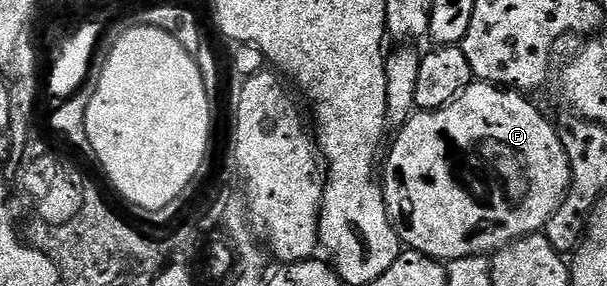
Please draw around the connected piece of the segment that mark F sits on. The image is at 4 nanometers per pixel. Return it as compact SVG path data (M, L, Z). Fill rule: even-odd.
M473 82L453 103L438 108L435 112L416 111L403 123L403 127L394 133L395 141L391 144L391 153L388 156L386 153L385 163L381 168L381 187L391 224L395 227L400 241L408 249L440 262L450 262L470 256L490 257L507 244L513 244L516 240L525 240L546 229L549 218L553 218L553 214L561 206L567 191L571 188L571 159L565 154L556 125L551 125L527 100L530 99L526 95L502 86Z

